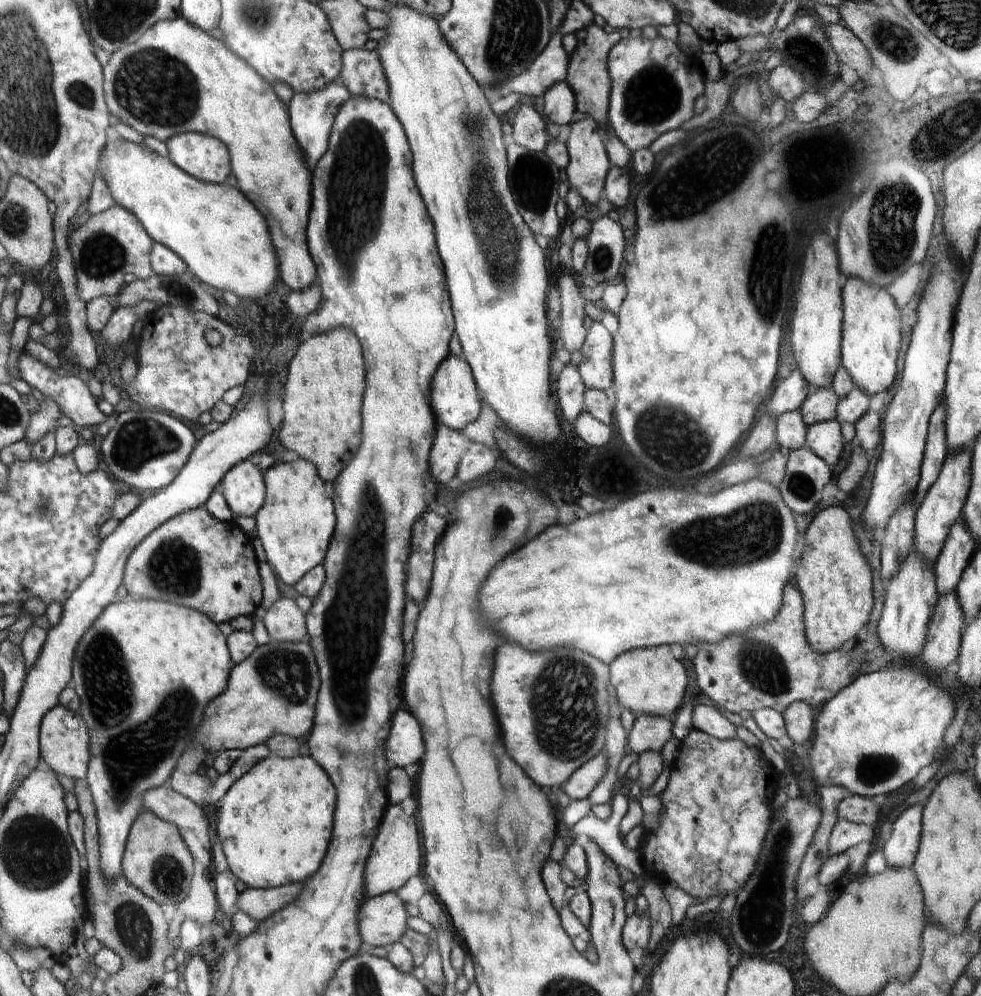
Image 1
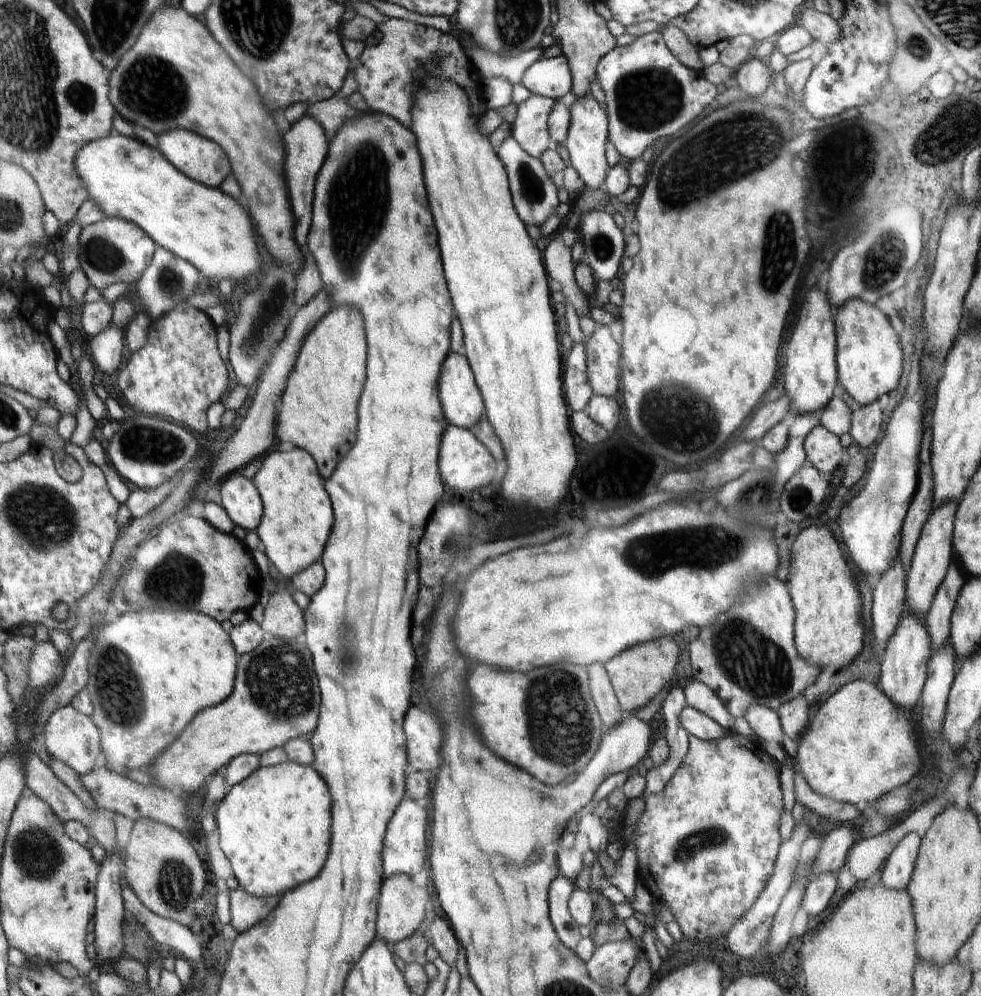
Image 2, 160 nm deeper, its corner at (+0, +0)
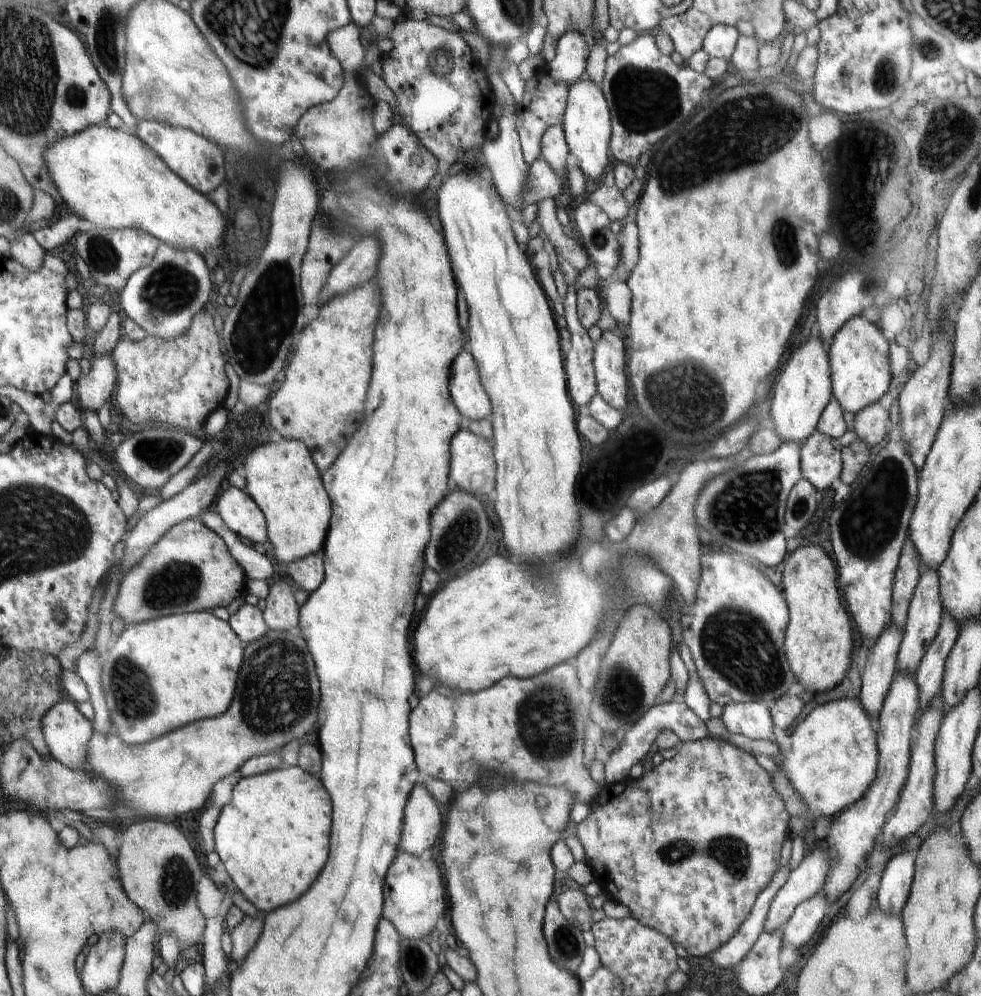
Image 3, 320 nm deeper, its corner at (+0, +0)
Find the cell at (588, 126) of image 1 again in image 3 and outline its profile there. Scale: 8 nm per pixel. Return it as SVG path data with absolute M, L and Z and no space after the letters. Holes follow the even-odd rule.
M584 76L573 82L567 90L567 101L563 112L564 136L572 153L578 159L580 168L590 180L598 178L608 166L608 142L610 138L610 104L602 87Z

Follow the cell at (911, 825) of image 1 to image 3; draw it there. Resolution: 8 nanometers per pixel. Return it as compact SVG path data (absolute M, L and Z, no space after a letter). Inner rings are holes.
M895 855L886 864L876 894L879 909L889 915L900 915L906 904L915 873L915 855Z

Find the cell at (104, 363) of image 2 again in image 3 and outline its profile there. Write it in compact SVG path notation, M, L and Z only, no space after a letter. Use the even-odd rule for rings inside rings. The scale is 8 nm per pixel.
M110 355L92 360L89 374L81 375L75 386L75 402L82 411L96 413L114 392L117 369Z

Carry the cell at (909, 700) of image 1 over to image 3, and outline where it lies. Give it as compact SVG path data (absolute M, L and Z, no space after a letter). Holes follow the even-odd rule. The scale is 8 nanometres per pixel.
M858 699L832 701L814 708L794 728L792 747L779 765L803 800L805 811L791 818L792 840L801 836L809 820L828 818L850 807L866 794L877 771L878 749L875 728Z

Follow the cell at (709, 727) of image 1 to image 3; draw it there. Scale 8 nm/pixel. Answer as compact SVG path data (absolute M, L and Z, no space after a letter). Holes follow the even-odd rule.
M684 702L658 703L654 709L647 710L640 720L620 735L619 749L610 753L603 766L605 783L620 783L630 778L630 768L650 752L652 743L656 740L658 733L663 730L671 730L681 741L697 741L710 735L707 726L692 709Z

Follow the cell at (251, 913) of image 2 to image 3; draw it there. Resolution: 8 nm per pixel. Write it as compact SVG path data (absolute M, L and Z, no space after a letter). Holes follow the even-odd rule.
M245 916L242 922L230 931L232 939L231 957L236 964L245 962L246 956L254 948L263 931L262 916L249 918Z

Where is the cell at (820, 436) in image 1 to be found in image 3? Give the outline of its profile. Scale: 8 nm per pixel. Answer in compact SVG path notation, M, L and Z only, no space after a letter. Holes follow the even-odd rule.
M816 430L800 446L803 479L810 482L819 495L834 488L832 482L840 478L843 470L838 441Z

